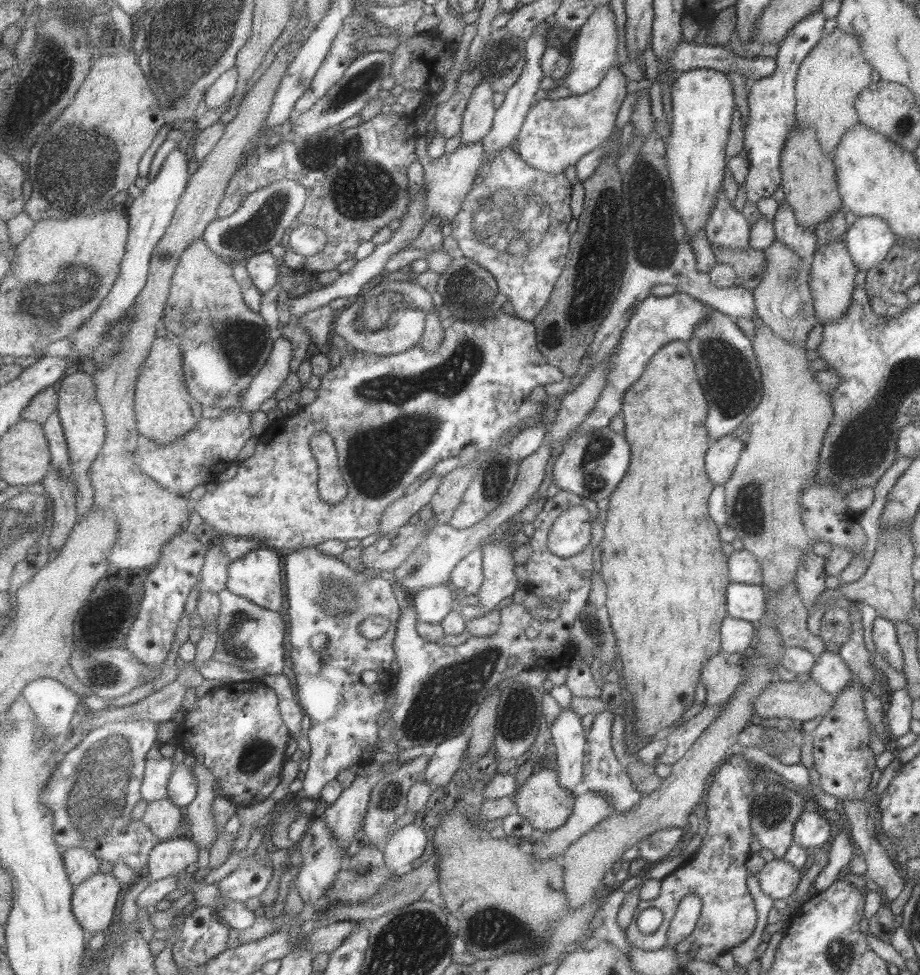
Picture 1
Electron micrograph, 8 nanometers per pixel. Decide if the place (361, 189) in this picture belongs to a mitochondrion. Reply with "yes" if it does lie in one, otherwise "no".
yes

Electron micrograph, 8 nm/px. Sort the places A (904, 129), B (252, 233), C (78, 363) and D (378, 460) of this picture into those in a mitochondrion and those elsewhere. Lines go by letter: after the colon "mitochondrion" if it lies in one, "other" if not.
A: mitochondrion
B: mitochondrion
C: other
D: mitochondrion

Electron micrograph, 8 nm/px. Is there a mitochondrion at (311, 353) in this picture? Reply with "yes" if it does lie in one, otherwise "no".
no

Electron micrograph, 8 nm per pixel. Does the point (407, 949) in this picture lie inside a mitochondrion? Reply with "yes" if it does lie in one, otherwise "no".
yes

